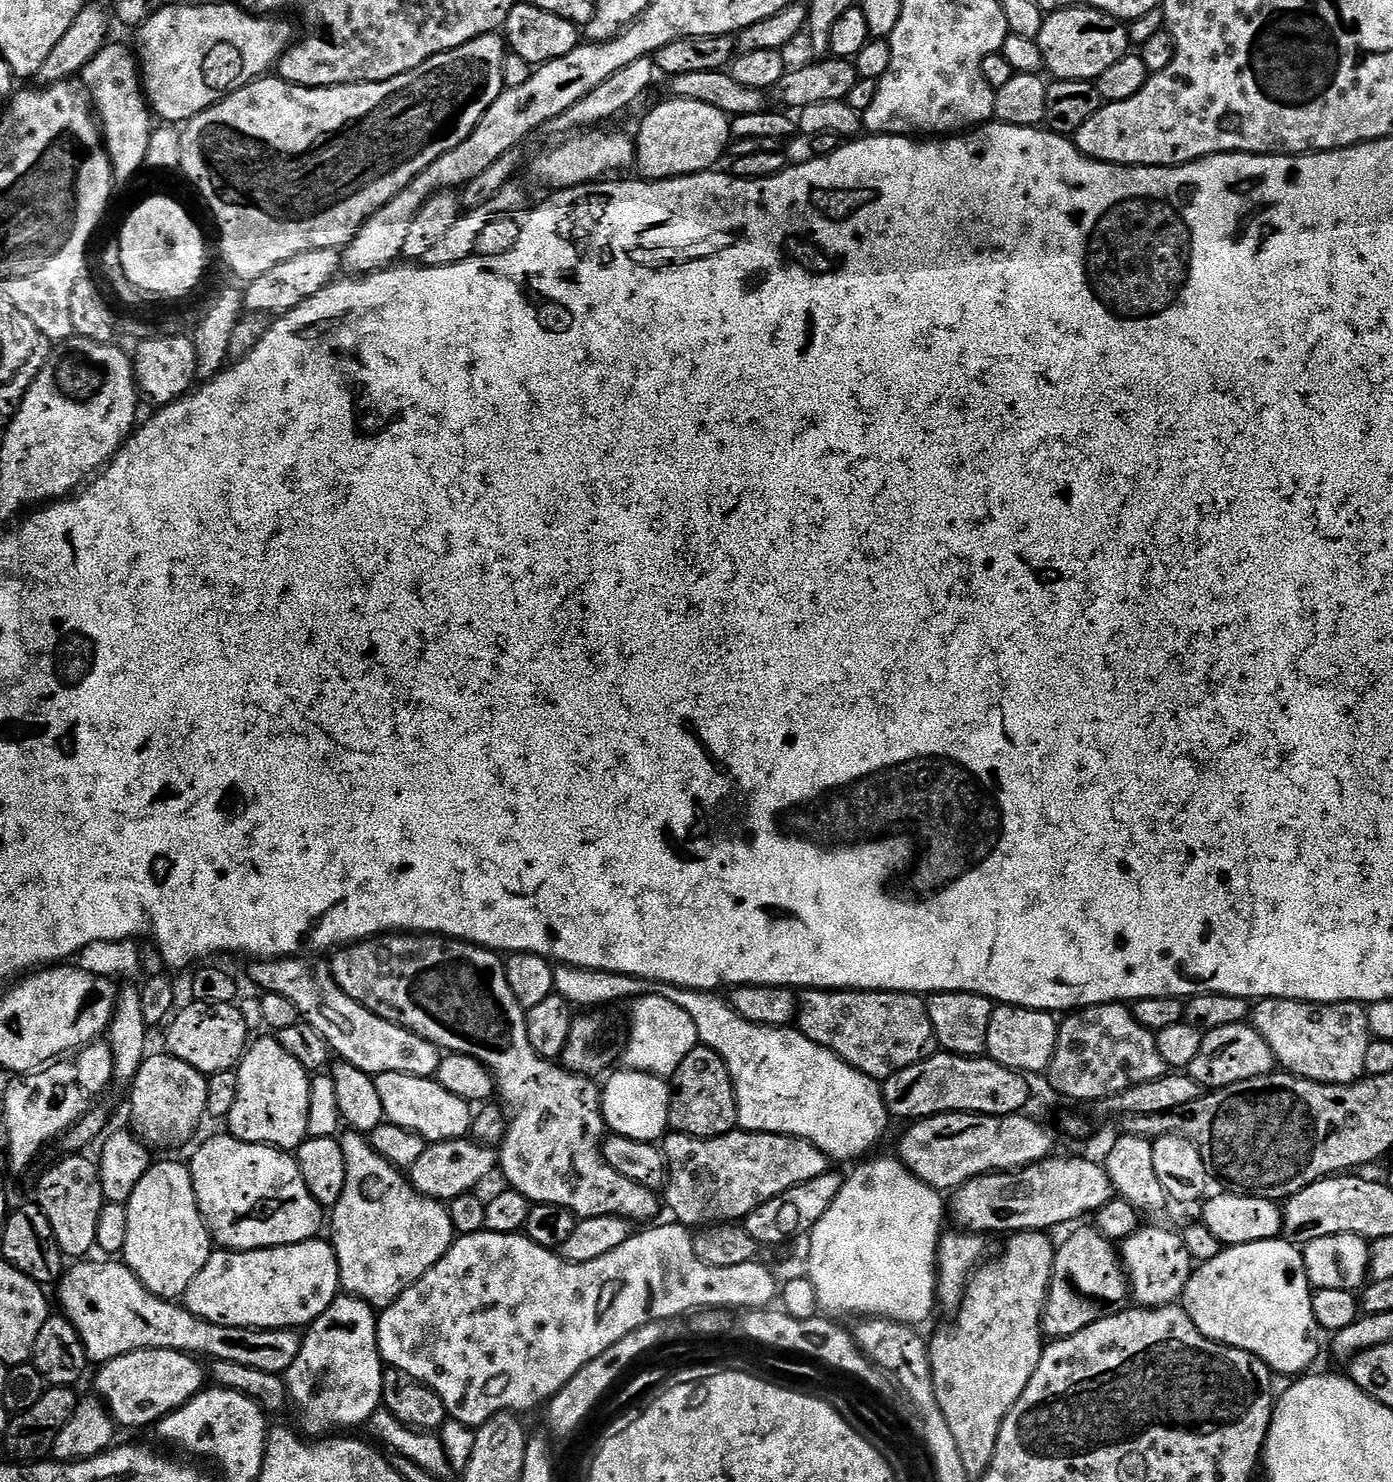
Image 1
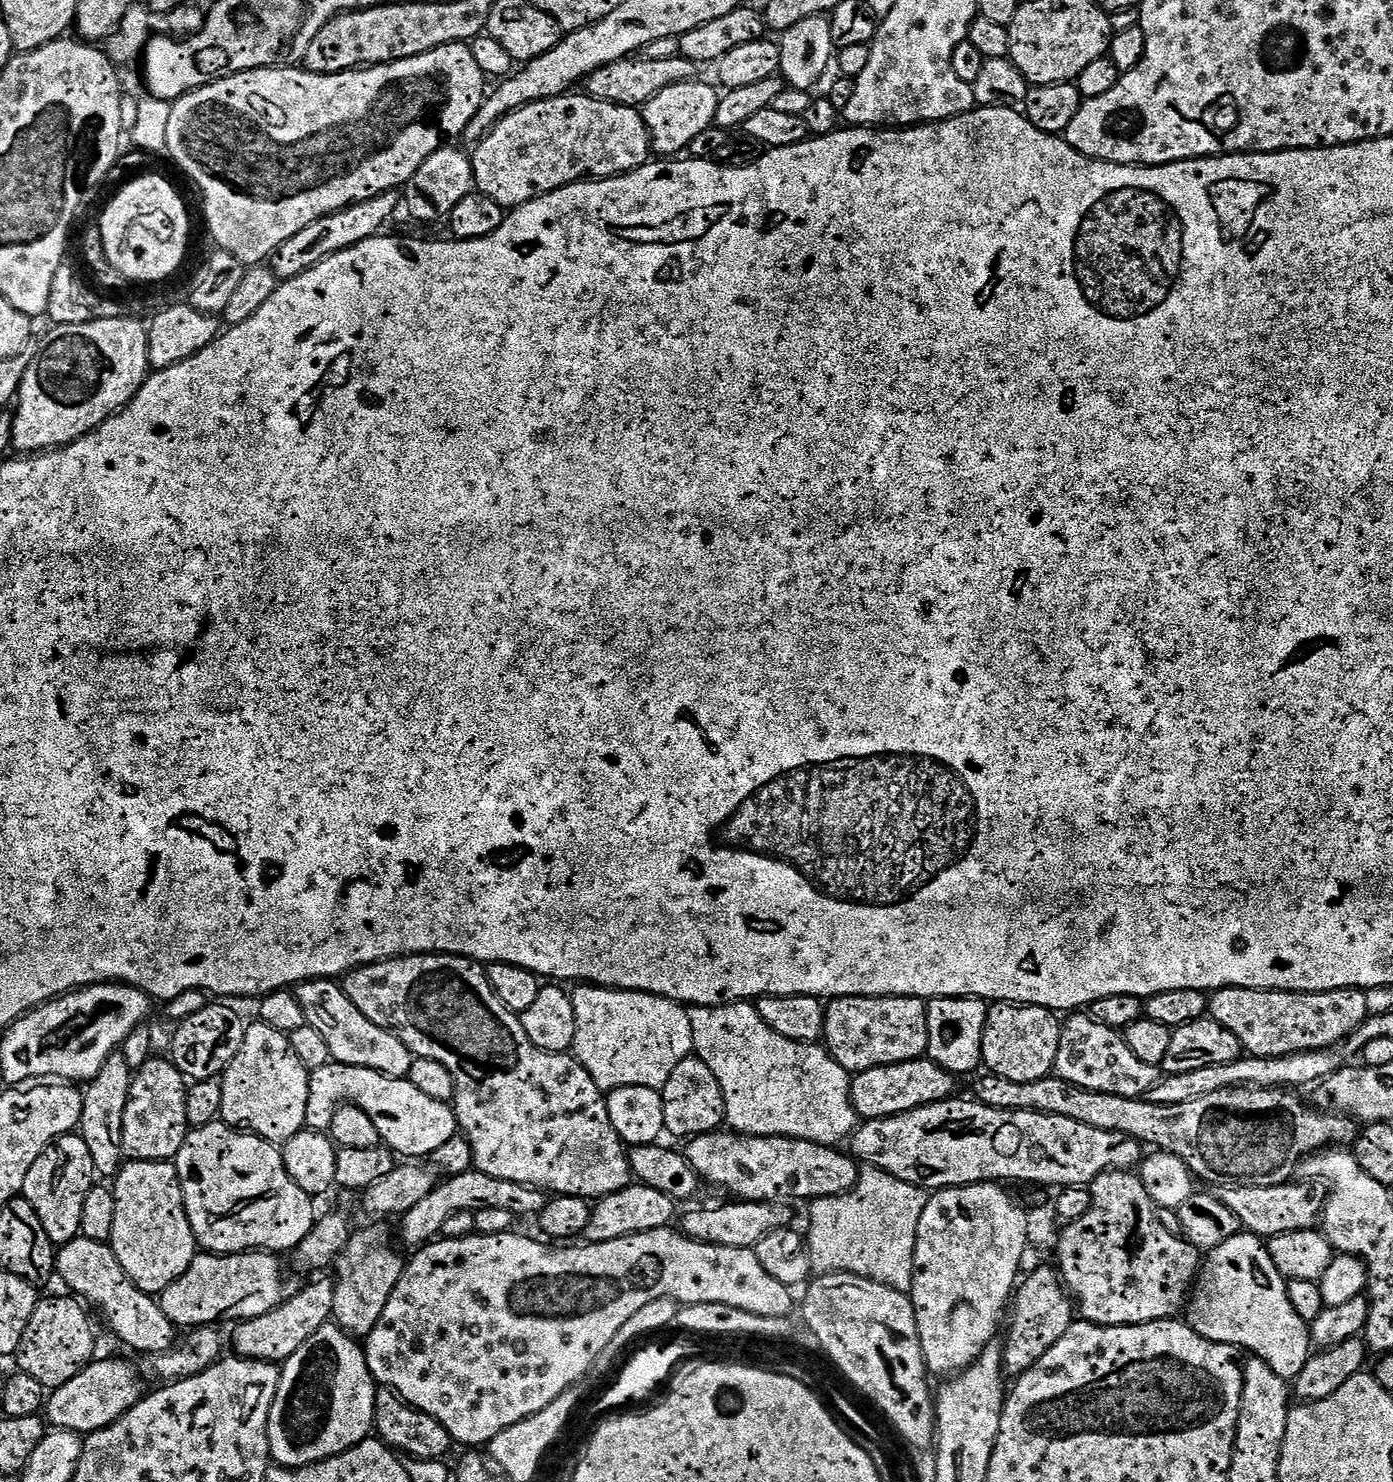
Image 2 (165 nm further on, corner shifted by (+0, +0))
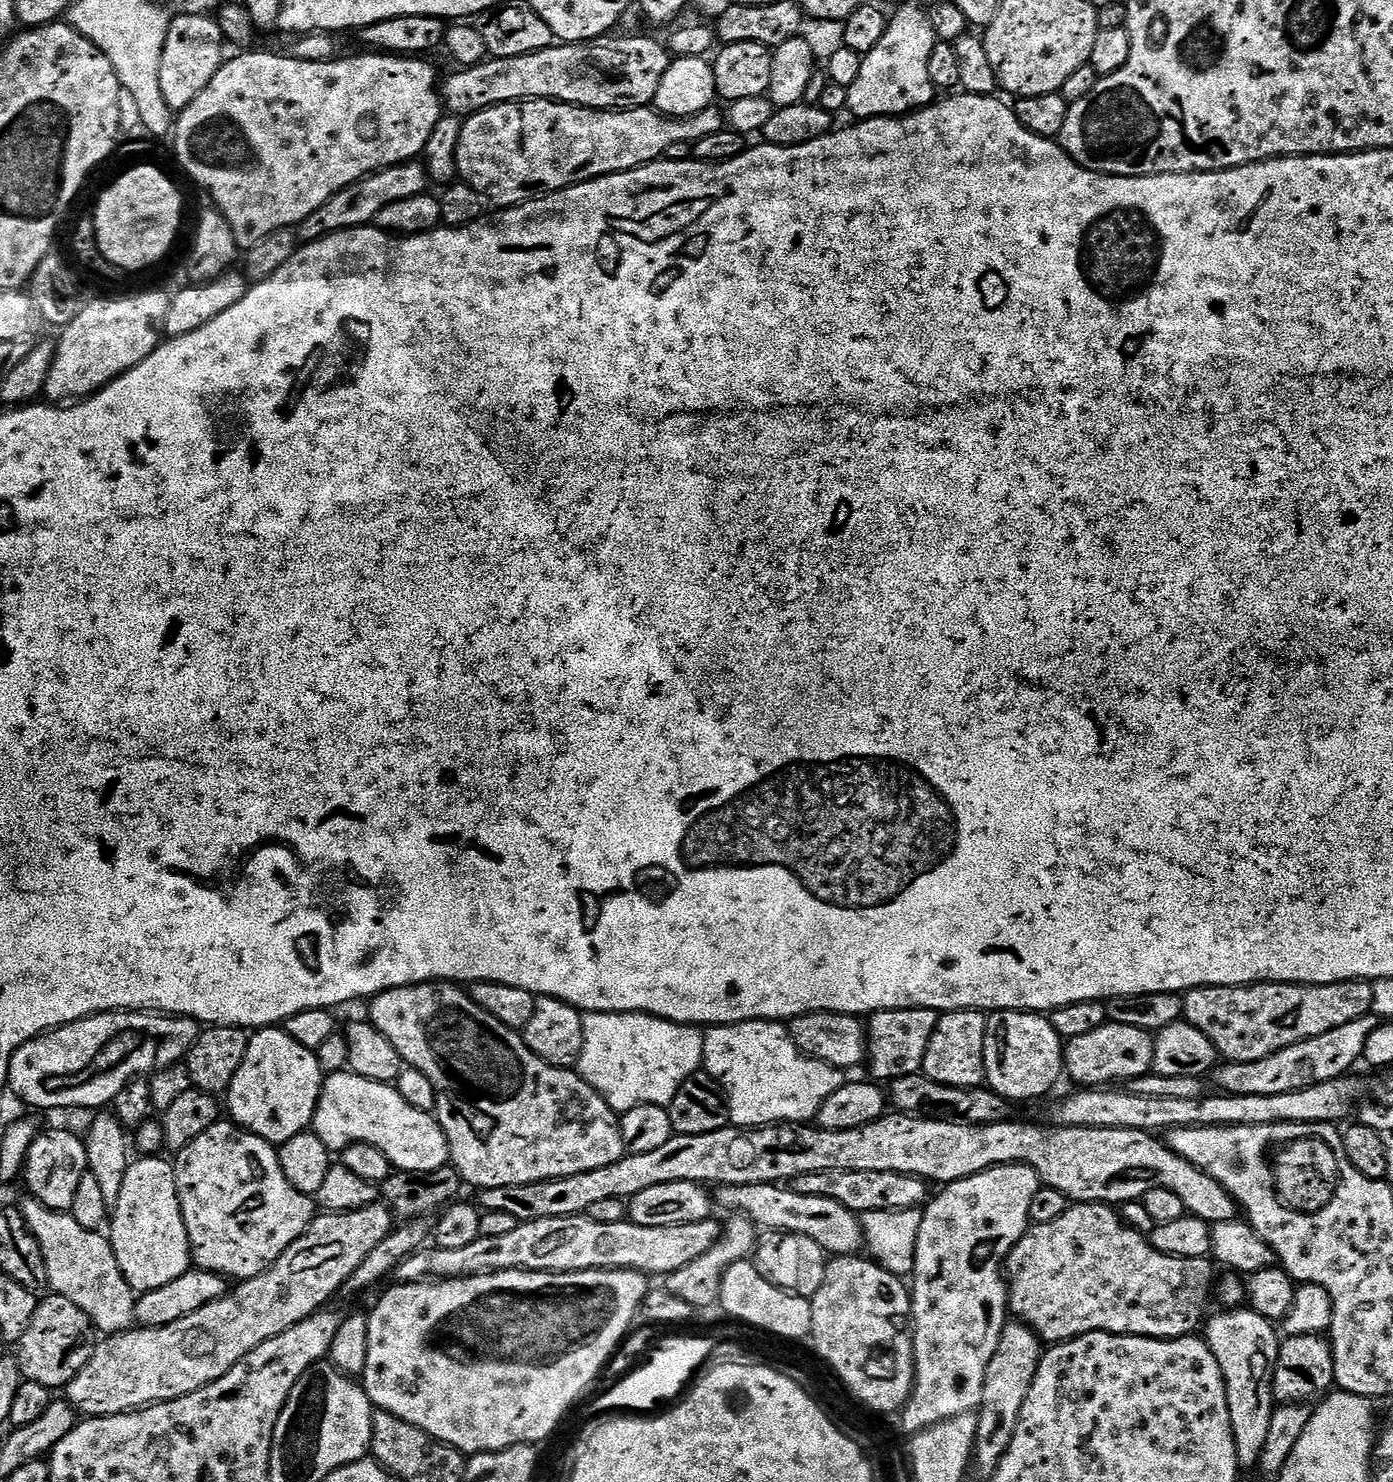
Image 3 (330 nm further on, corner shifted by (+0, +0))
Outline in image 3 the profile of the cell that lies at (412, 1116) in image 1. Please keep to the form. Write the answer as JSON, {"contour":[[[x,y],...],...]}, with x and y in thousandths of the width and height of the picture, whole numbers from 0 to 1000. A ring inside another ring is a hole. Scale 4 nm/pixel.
{"contour":[[[252,722],[239,723],[233,728],[223,763],[239,779],[250,772],[268,773],[277,779],[282,789],[289,791],[309,791],[322,785],[320,765],[311,751],[294,746],[281,731],[260,727]]]}

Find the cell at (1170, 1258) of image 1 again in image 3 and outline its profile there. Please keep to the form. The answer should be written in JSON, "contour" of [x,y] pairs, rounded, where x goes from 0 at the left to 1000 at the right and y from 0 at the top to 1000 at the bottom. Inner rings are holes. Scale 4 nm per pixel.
{"contour":[[[772,811],[767,814],[762,821],[757,822],[757,825],[739,828],[738,831],[735,832],[735,835],[730,838],[728,843],[724,847],[722,854],[724,881],[726,887],[730,891],[737,893],[744,901],[749,903],[753,908],[762,907],[765,904],[770,904],[783,899],[799,899],[800,901],[825,901],[826,904],[845,904],[846,901],[856,901],[865,890],[864,882],[867,880],[867,874],[869,872],[871,874],[872,872],[870,856],[872,856],[871,851],[863,848],[849,849],[848,848],[834,846],[827,840],[826,836],[822,832],[813,830],[800,814],[795,812],[776,812]]]}

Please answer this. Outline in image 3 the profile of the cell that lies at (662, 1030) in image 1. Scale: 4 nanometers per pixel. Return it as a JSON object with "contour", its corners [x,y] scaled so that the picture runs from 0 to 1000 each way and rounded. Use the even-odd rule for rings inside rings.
{"contour":[[[421,683],[419,687],[416,727],[443,752],[464,745],[479,748],[490,730],[503,723],[505,696],[502,693],[485,691],[465,683]]]}

